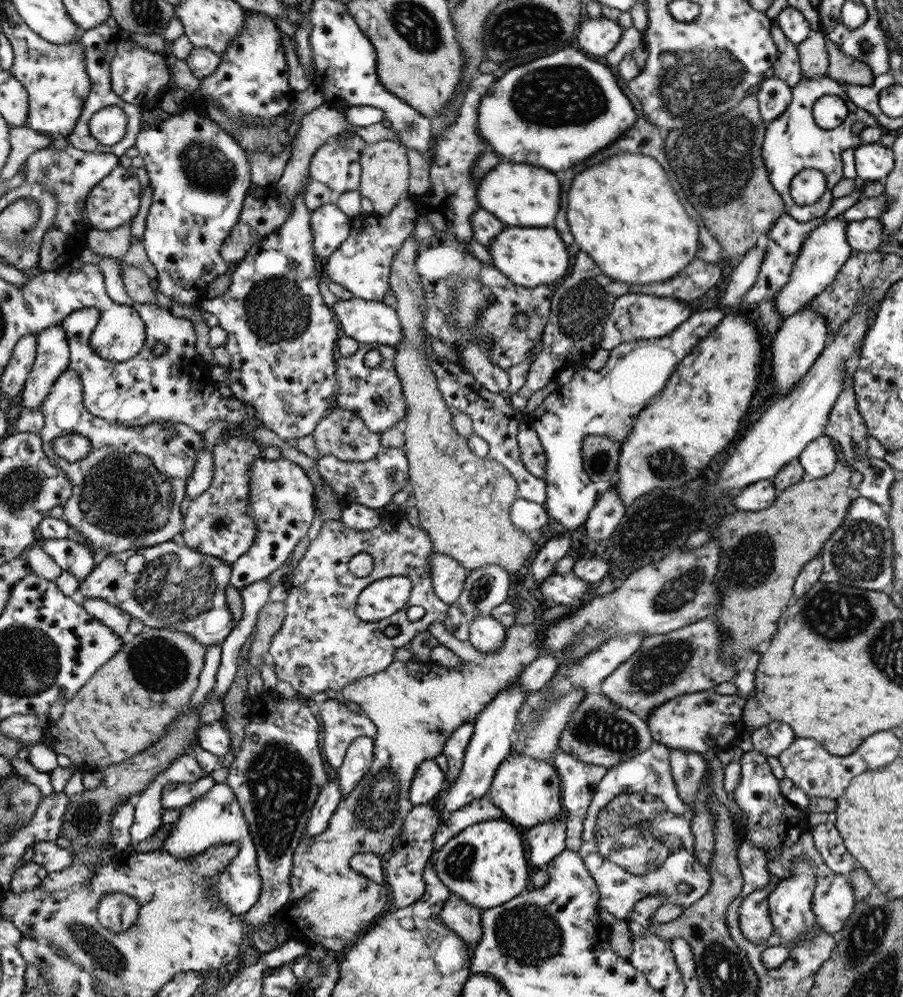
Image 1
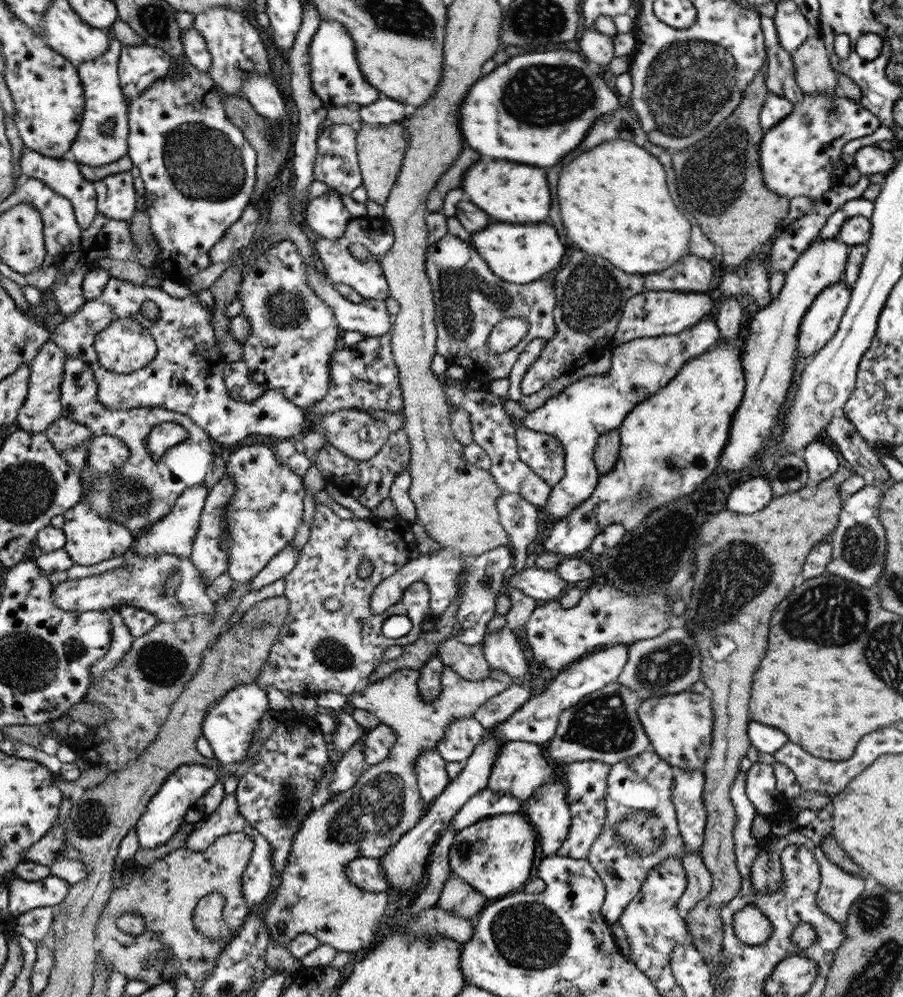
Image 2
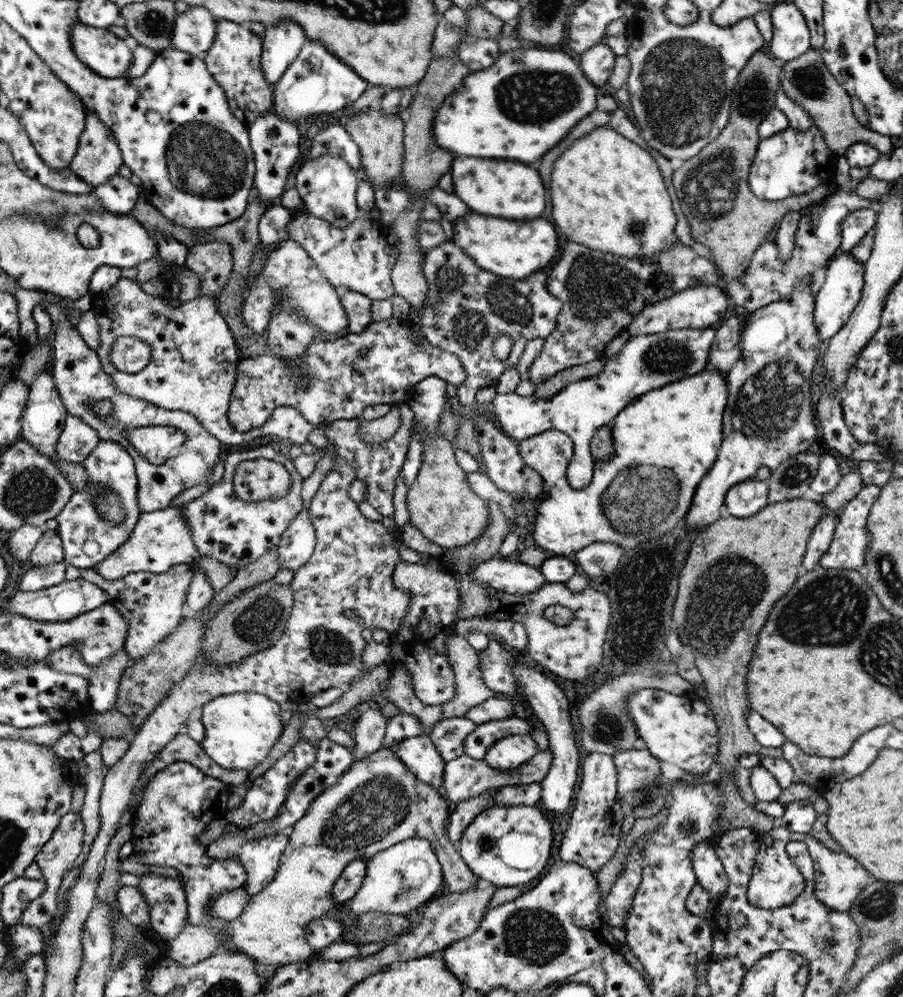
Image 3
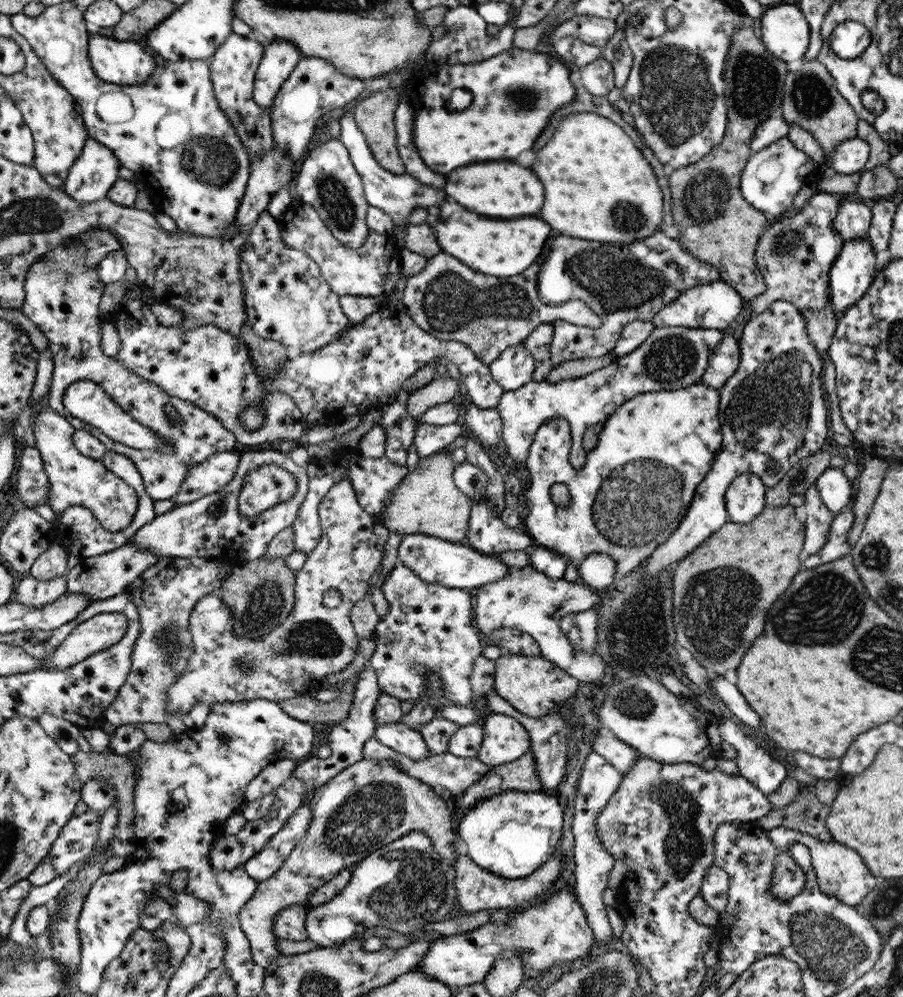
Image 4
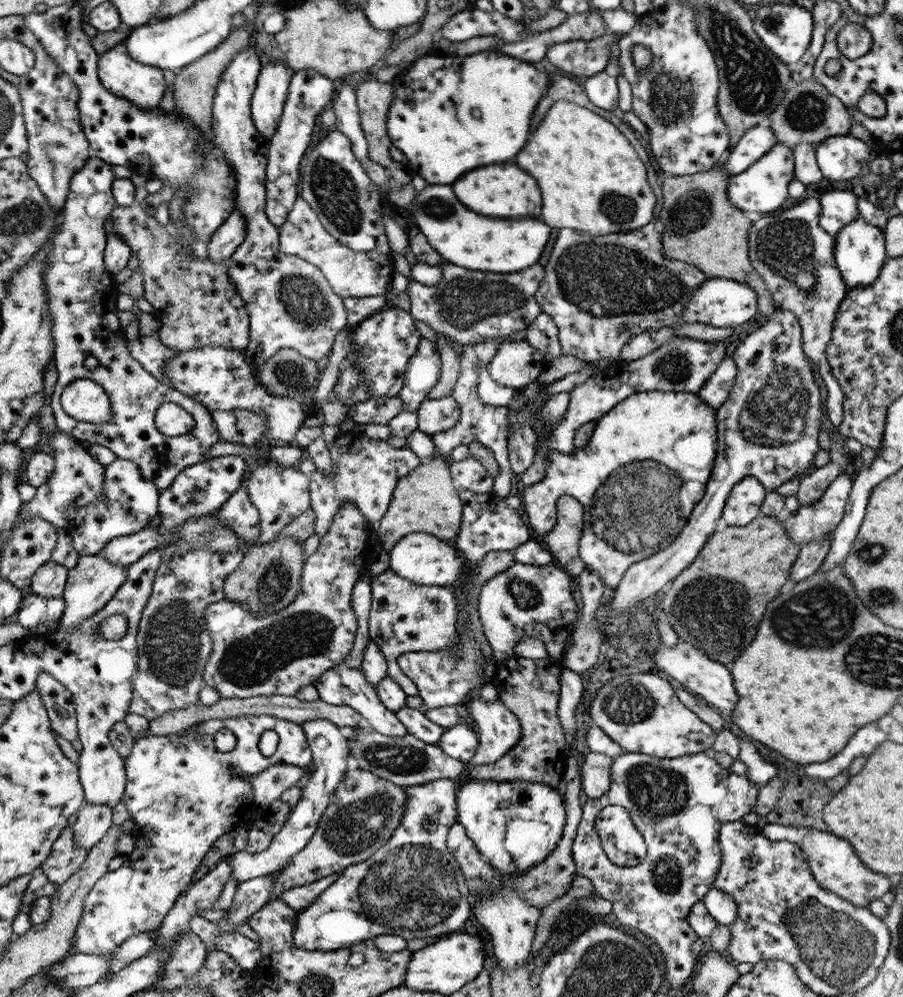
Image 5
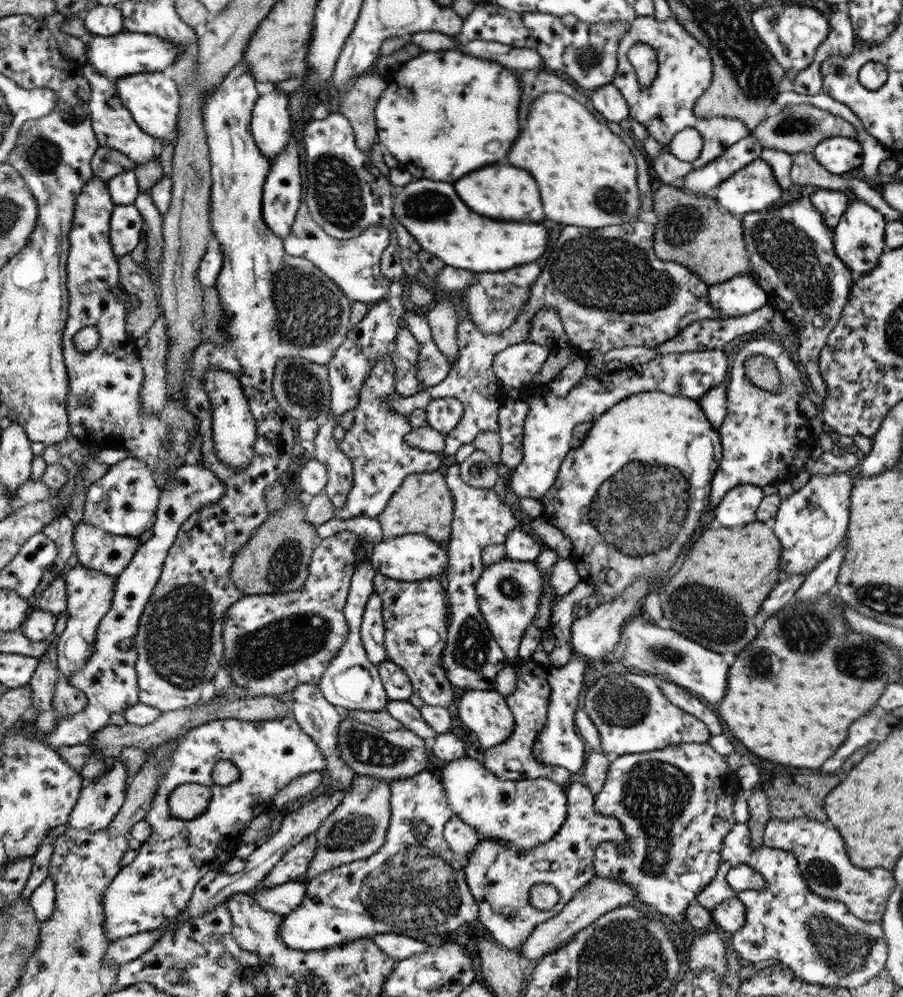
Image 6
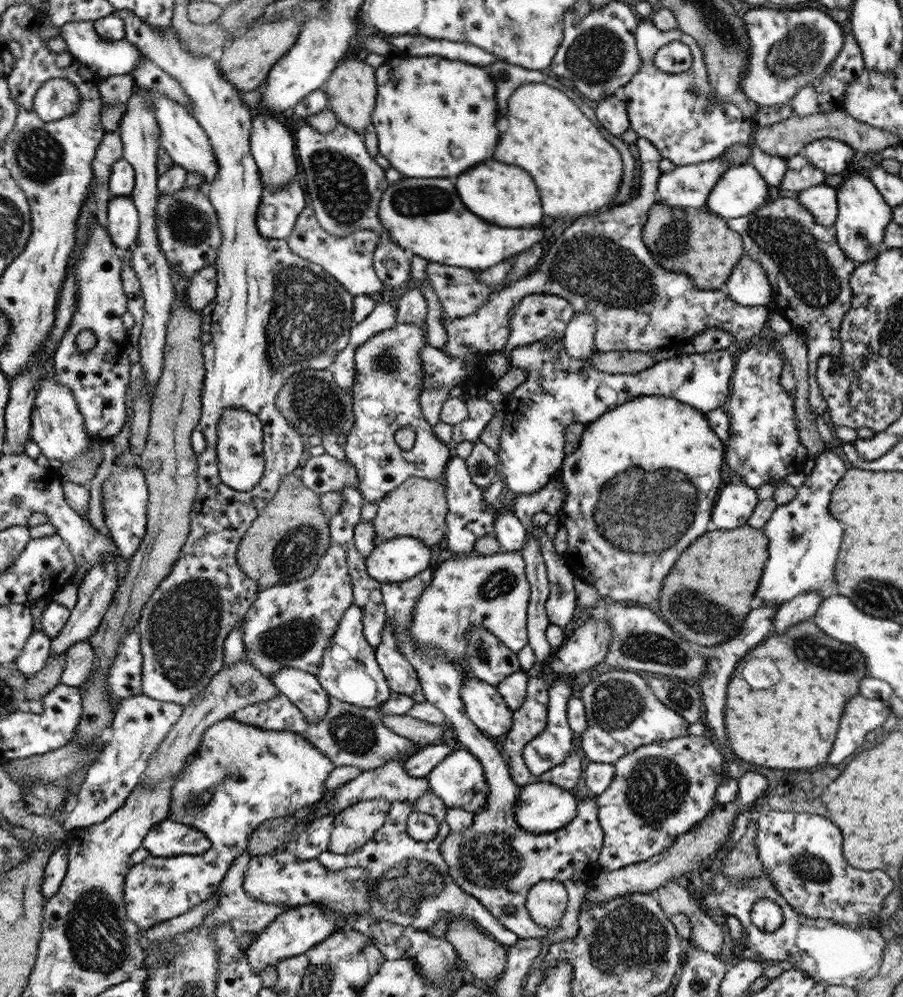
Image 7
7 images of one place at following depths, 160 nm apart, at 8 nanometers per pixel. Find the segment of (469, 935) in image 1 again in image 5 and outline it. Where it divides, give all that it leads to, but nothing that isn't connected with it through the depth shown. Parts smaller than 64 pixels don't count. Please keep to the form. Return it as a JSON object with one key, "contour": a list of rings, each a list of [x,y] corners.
{"contour":[[[355,769],[347,771],[332,800],[326,807],[311,841],[291,859],[284,870],[277,873],[273,882],[275,887],[271,894],[272,899],[281,899],[287,890],[342,873],[348,866],[367,861],[374,856],[402,824],[409,796],[405,788],[398,784],[379,778],[372,771]]]}

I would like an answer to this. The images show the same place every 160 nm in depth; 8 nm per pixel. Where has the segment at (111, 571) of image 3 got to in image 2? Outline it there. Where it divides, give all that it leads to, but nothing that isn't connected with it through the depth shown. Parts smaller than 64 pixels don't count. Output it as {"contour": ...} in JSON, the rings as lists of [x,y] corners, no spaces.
{"contour":[[[200,484],[186,490],[175,502],[174,508],[167,517],[158,524],[150,525],[143,533],[140,533],[131,545],[131,550],[139,554],[140,558],[145,556],[157,556],[157,554],[175,554],[180,558],[191,558],[192,543],[196,538],[200,525],[200,516],[205,505],[209,490],[206,485]]]}

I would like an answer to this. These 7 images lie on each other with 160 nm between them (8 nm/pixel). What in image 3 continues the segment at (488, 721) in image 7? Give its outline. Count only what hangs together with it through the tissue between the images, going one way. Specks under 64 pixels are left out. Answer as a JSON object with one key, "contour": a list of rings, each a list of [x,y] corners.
{"contour":[[[518,733],[516,736],[496,740],[493,746],[488,748],[483,760],[500,772],[514,772],[514,769],[522,768],[539,752],[538,745],[531,736]]]}

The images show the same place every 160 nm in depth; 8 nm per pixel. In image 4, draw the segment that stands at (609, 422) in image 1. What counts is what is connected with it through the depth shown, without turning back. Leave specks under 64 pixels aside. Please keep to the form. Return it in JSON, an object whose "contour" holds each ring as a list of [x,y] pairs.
{"contour":[[[683,326],[655,328],[634,352],[622,357],[615,357],[608,367],[592,372],[587,376],[572,378],[556,383],[528,382],[518,390],[502,393],[502,398],[496,410],[503,419],[503,445],[505,450],[516,462],[524,462],[527,459],[528,451],[531,449],[532,441],[536,431],[546,420],[559,416],[565,418],[570,425],[572,434],[572,445],[570,446],[570,463],[578,470],[583,469],[588,458],[588,451],[582,446],[583,432],[593,424],[605,422],[608,417],[612,417],[620,405],[626,404],[636,395],[660,391],[660,390],[680,390],[688,388],[701,381],[704,372],[708,367],[709,358],[713,348],[723,339],[724,332],[714,329],[692,329]]]}

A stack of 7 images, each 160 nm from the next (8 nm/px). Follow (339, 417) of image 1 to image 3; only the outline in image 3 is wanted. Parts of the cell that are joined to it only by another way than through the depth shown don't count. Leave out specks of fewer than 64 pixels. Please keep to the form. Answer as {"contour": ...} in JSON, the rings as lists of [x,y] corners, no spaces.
{"contour":[[[392,406],[391,411],[378,419],[367,421],[360,417],[359,435],[371,445],[377,445],[392,438],[402,424],[402,416],[398,406]]]}

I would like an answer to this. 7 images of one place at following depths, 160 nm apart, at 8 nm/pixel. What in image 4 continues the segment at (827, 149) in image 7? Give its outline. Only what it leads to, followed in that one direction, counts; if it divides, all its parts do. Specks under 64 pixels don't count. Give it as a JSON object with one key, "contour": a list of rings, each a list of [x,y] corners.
{"contour":[[[857,136],[840,142],[832,153],[829,173],[854,174],[863,170],[868,162],[870,149],[868,142]]]}

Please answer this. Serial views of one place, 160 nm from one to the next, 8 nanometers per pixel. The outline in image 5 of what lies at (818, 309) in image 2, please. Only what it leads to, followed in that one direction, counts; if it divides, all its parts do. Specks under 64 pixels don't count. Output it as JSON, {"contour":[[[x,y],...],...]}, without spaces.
{"contour":[[[858,217],[855,221],[844,226],[844,229],[840,230],[835,238],[836,268],[840,270],[842,282],[847,286],[847,290],[876,282],[876,278],[878,278],[880,270],[882,270],[882,266],[887,260],[885,235],[877,229],[877,226],[872,226],[869,222],[866,222],[865,218]]]}

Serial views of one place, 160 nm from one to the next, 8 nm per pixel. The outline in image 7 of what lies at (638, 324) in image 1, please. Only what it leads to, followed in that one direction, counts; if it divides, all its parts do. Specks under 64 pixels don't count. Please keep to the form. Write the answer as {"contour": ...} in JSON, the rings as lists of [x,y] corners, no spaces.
{"contour":[[[744,254],[724,286],[726,294],[742,306],[764,306],[772,302],[772,287],[764,268]]]}

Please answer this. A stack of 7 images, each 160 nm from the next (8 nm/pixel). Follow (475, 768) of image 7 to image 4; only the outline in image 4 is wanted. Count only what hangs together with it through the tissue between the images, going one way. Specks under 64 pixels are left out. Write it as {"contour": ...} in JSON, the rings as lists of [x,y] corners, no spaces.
{"contour":[[[502,792],[476,803],[459,822],[459,838],[466,856],[478,866],[502,878],[530,876],[546,865],[562,836],[562,808],[558,796],[549,792]]]}

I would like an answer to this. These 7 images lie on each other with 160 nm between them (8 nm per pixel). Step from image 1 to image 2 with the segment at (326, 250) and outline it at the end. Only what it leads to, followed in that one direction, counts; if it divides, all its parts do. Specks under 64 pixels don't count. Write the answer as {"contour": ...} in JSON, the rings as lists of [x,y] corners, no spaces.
{"contour":[[[334,187],[325,194],[314,197],[307,204],[306,222],[312,232],[328,240],[338,240],[347,232],[351,214],[342,203],[341,193]]]}

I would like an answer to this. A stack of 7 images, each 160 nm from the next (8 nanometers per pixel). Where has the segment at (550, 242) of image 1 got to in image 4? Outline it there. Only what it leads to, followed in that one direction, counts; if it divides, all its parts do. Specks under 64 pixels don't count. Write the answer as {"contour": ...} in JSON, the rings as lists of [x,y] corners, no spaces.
{"contour":[[[446,199],[441,202],[437,216],[429,220],[434,233],[436,233],[438,245],[440,245],[444,253],[453,255],[456,259],[460,258],[460,260],[462,260],[462,258],[464,258],[464,262],[468,262],[468,267],[472,266],[472,270],[476,270],[484,275],[508,278],[524,273],[530,264],[536,262],[536,258],[540,256],[540,252],[542,252],[548,236],[552,234],[552,228],[550,228],[544,220],[538,220],[538,218],[492,220],[492,218],[486,218],[486,216],[468,212],[468,210],[462,208],[460,204],[456,204],[456,202],[452,204],[452,202],[448,202],[448,200],[451,199]]]}

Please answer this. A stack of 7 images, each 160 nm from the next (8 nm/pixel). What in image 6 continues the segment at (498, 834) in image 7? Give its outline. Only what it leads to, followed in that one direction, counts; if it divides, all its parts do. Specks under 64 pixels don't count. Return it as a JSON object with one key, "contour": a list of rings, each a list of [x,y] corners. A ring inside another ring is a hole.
{"contour":[[[379,572],[374,578],[374,590],[382,599],[382,616],[384,619],[387,658],[403,667],[411,678],[414,692],[423,698],[426,705],[441,706],[450,711],[456,710],[458,693],[449,683],[445,670],[441,667],[441,656],[446,646],[446,594],[437,578],[424,579],[416,582],[402,582],[399,579],[388,578]],[[578,783],[570,784],[567,789],[570,803],[568,818],[563,822],[559,832],[547,840],[546,844],[540,844],[538,848],[528,850],[528,852],[516,852],[508,848],[504,841],[482,837],[478,848],[472,850],[472,854],[464,861],[467,885],[479,906],[479,921],[491,932],[495,942],[506,949],[522,948],[539,924],[554,918],[572,900],[572,897],[595,877],[595,853],[601,843],[612,841],[612,844],[619,847],[622,854],[628,848],[627,834],[620,821],[612,816],[604,816],[595,809],[594,792],[590,792],[586,786]],[[540,883],[553,884],[559,890],[560,900],[550,910],[538,910],[530,904],[530,892]],[[502,906],[514,908],[509,917],[502,915],[500,911]]]}

